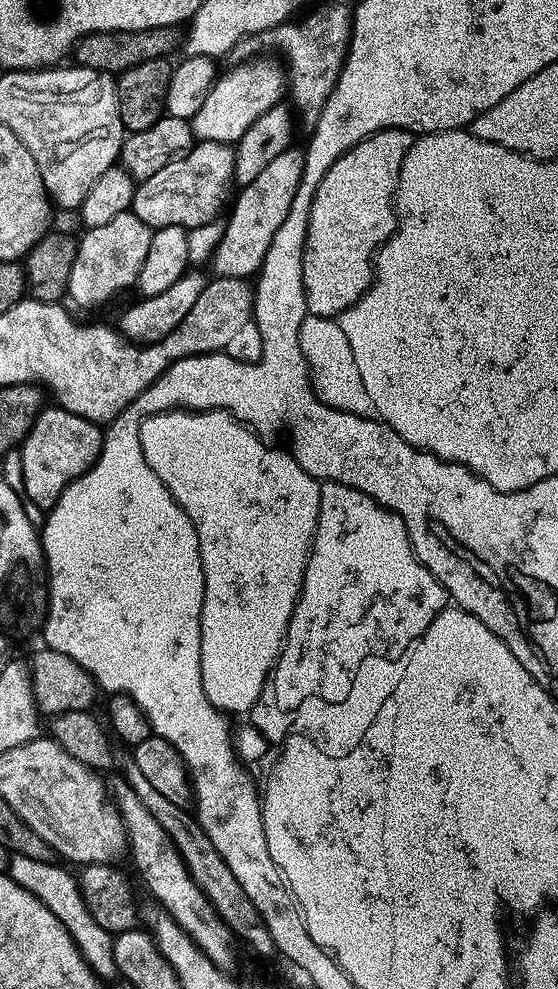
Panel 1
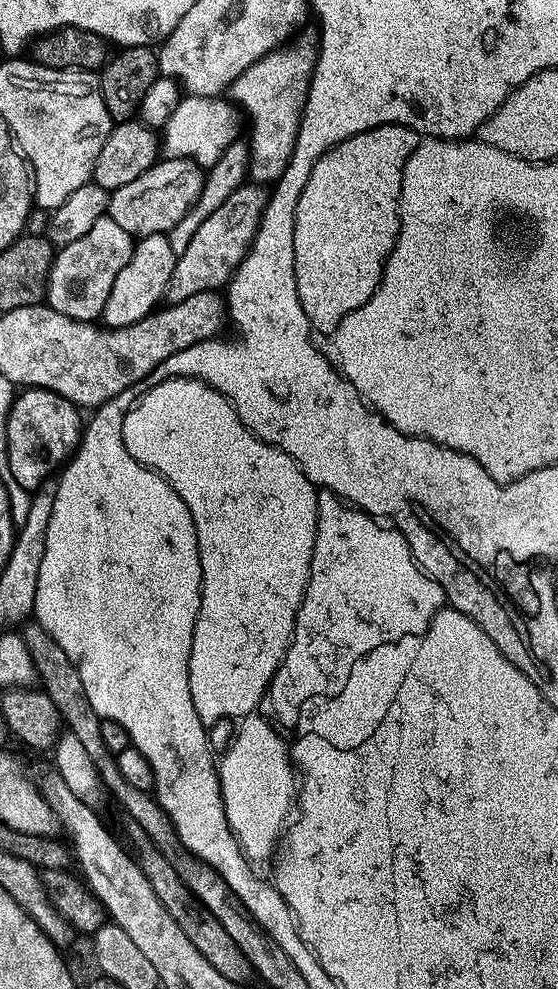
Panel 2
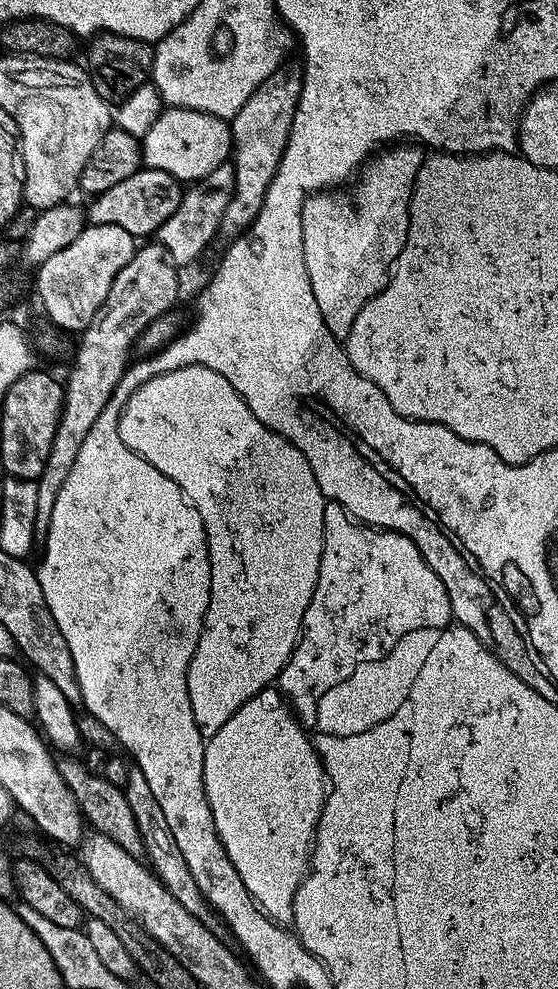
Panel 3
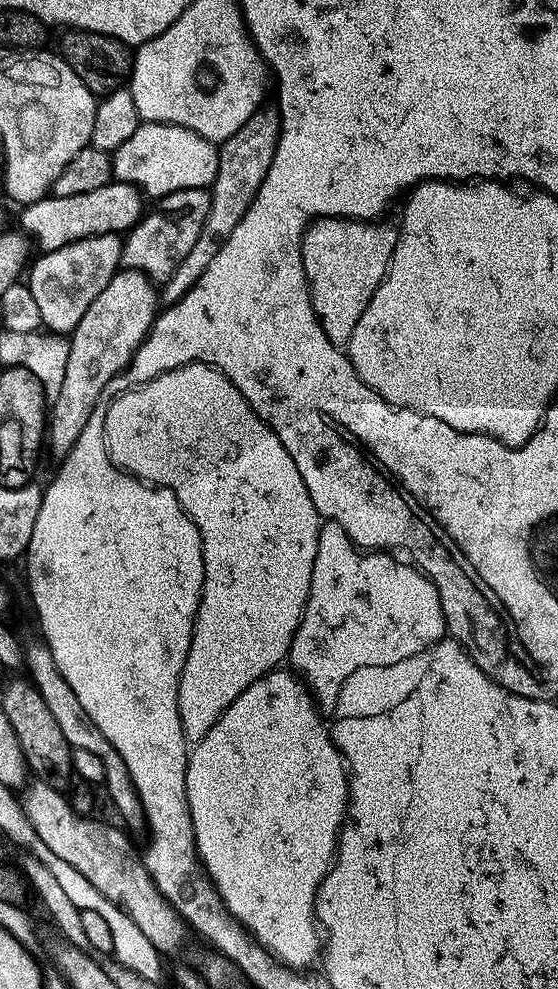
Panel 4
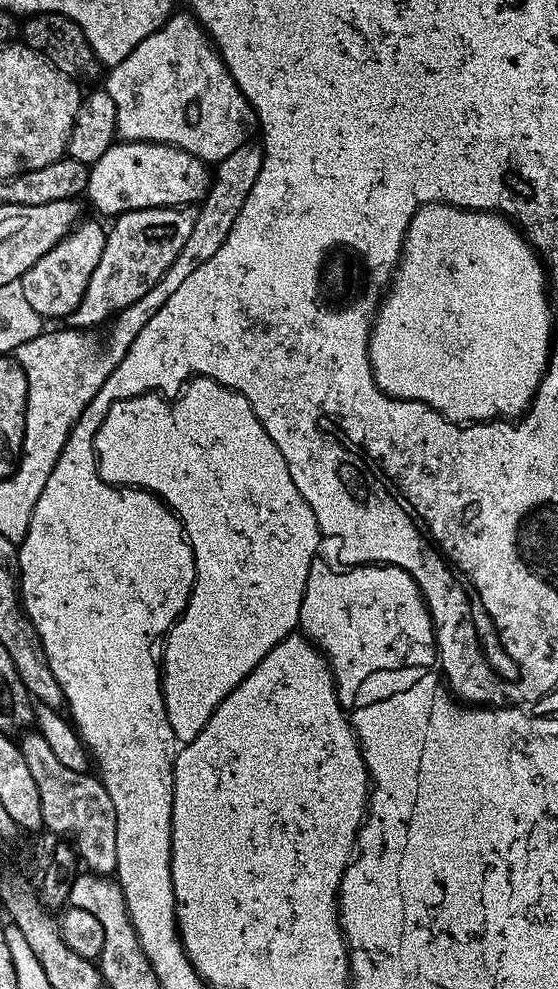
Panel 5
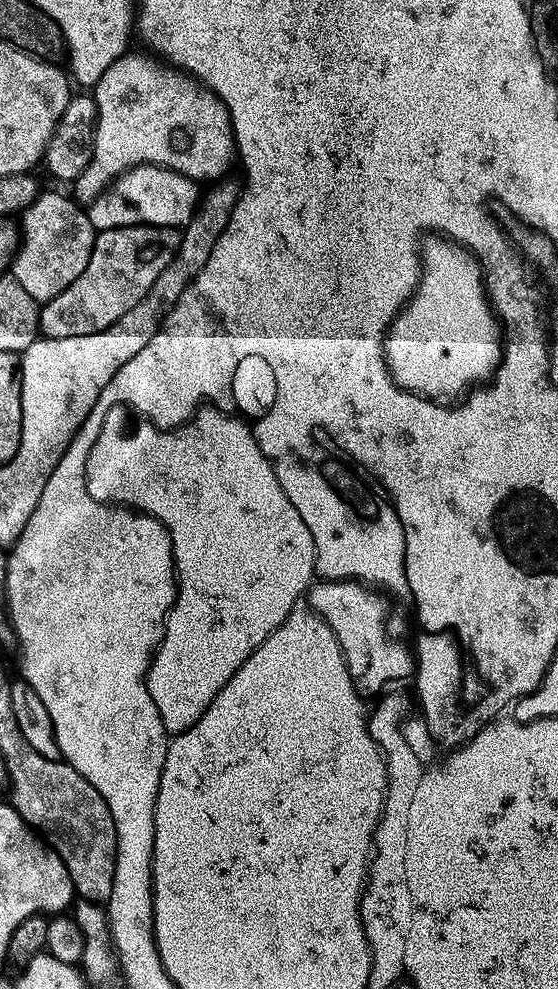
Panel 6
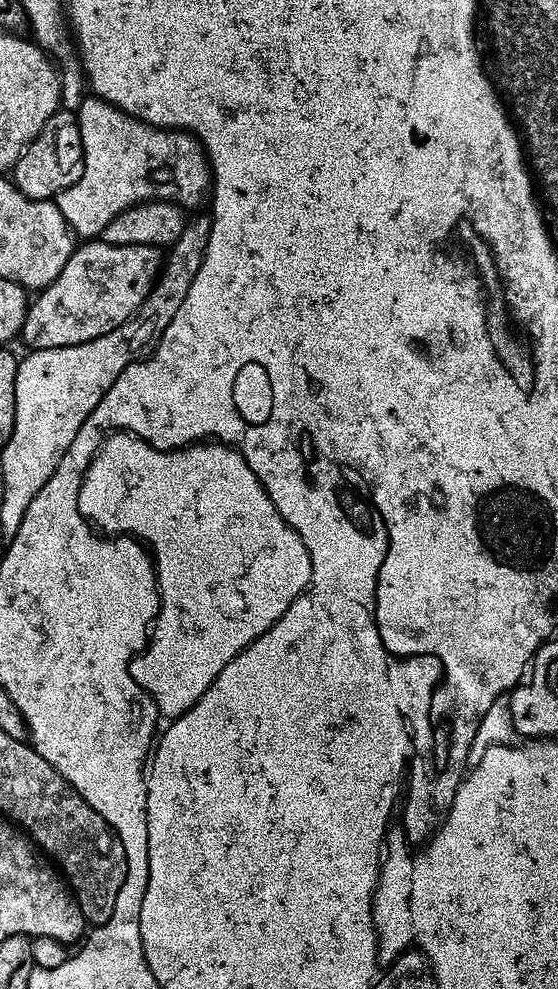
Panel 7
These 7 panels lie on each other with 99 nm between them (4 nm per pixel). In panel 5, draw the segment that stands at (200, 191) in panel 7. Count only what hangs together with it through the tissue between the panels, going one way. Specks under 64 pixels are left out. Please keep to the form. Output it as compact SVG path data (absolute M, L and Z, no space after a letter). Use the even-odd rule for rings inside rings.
M173 14L154 34L150 34L122 62L107 73L106 91L114 98L116 135L121 141L149 140L186 150L205 162L219 162L249 139L248 123L254 120L252 106L228 72L228 67L216 51L207 31L191 14Z

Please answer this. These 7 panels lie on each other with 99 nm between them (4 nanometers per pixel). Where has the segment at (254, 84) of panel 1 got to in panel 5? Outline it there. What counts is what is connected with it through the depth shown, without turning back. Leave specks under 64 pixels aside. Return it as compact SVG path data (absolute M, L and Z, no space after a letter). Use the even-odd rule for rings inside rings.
M149 140L113 142L88 169L86 197L101 212L99 215L107 218L143 208L196 206L208 192L212 177L205 161L181 148Z

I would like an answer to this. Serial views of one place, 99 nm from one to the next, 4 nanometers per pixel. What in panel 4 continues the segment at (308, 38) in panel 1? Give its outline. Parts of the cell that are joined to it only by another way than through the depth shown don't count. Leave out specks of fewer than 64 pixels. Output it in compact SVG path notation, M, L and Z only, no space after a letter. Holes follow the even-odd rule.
M262 106L228 140L219 145L220 161L218 162L218 174L210 185L212 193L212 205L210 214L206 218L206 226L202 226L202 234L198 234L198 242L190 249L190 254L178 266L178 270L172 277L162 284L162 300L165 305L173 304L183 298L202 278L206 266L210 266L211 260L216 257L218 250L234 234L234 226L242 222L250 202L258 194L258 186L266 178L266 170L270 170L270 162L274 162L274 150L278 146L280 137L280 113L275 107Z

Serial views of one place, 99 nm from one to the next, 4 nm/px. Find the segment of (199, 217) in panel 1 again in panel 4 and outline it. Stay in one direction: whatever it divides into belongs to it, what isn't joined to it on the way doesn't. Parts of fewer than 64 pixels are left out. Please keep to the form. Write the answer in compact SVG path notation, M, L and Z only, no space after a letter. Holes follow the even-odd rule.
M111 182L99 186L96 190L84 194L73 194L69 197L58 197L49 194L33 204L23 205L19 227L29 237L40 243L41 253L53 252L67 244L78 242L82 238L90 238L98 234L127 233L145 215L145 197L133 184Z

